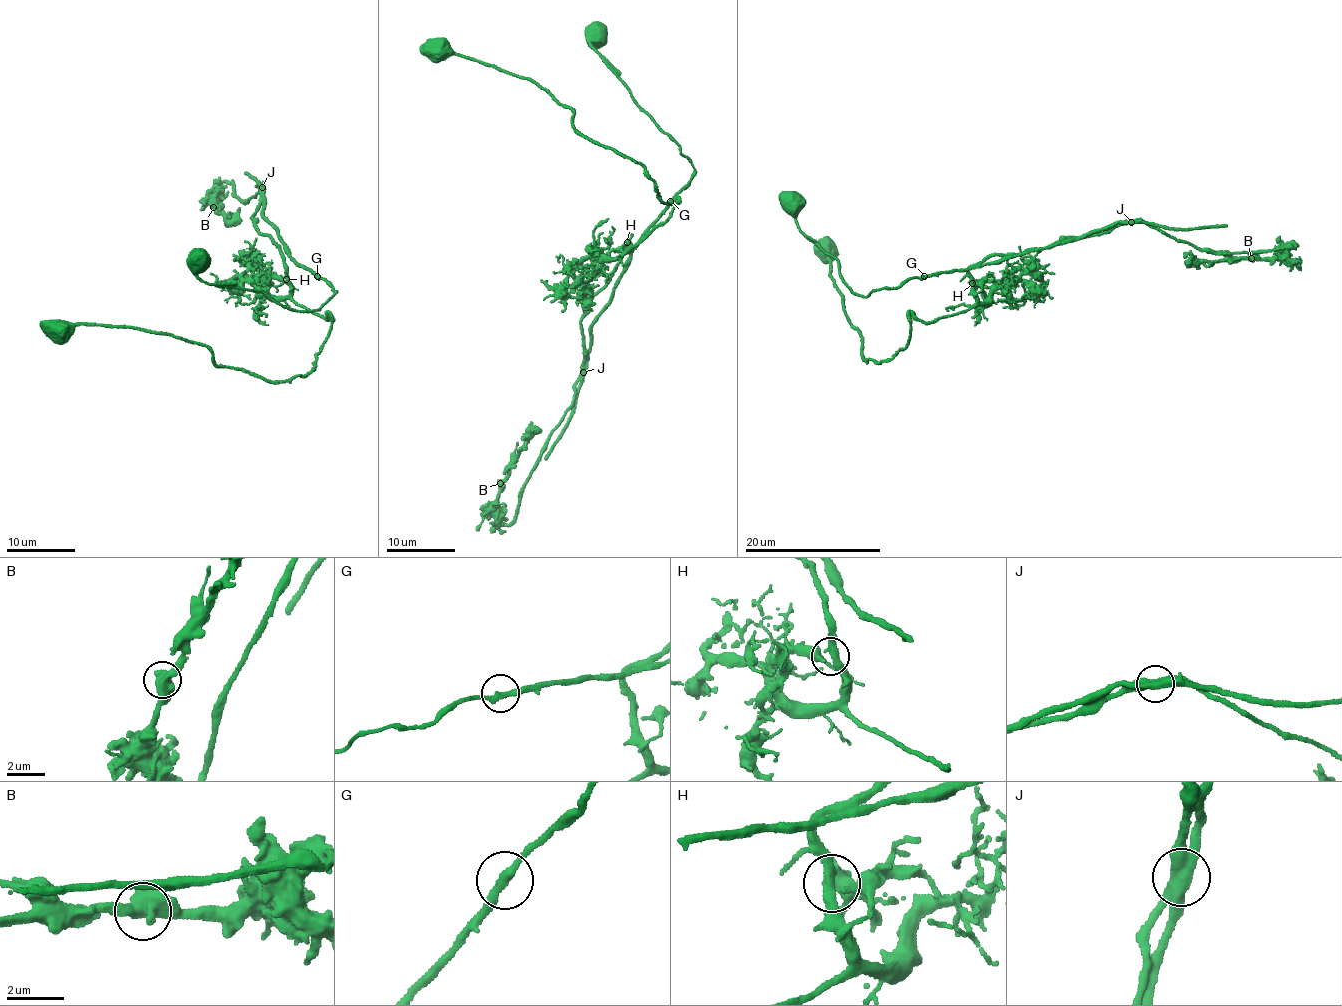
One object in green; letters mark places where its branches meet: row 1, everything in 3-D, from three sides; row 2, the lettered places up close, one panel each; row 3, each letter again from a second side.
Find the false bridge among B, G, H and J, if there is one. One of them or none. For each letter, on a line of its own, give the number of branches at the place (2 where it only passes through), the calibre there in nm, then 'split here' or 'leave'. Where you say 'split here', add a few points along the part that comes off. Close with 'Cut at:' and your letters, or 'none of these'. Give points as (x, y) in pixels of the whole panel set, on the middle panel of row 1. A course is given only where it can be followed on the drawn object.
B: branches 2; calibre 550 nm; leave
G: branches 2; calibre 320 nm; leave
H: branches 2; calibre 380 nm; leave
J: branches 2; calibre 500 nm; split here; course (583, 372), (592, 322), (625, 261), (695, 169), (590, 42), (601, 24)
Cut at: J

